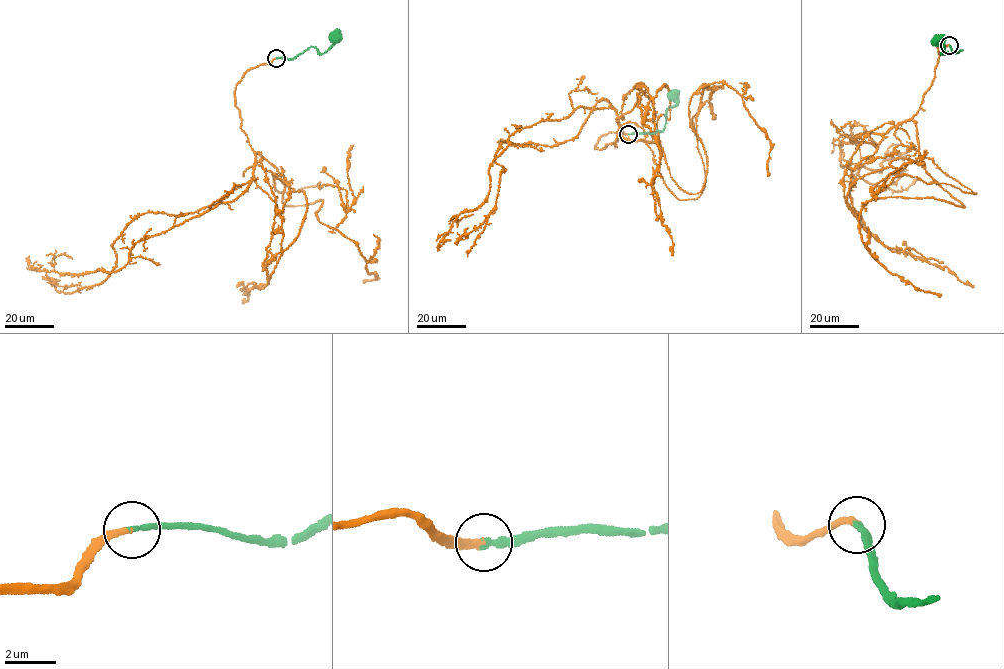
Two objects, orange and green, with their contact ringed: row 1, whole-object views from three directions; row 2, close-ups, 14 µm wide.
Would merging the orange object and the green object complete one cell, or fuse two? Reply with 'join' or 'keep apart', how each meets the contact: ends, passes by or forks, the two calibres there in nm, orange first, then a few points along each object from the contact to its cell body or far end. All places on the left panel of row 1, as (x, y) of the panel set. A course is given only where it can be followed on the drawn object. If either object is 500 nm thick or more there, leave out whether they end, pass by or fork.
join; orange ends there; green ends there; 260 nm thick on the orange side, 280 nm on the other; orange runs (276, 58), (236, 85), (241, 128), (284, 176), (286, 206), (323, 200), (320, 222), (377, 276), (363, 281); green runs (276, 58), (294, 58), (312, 46), (320, 54), (334, 43), (333, 36)

